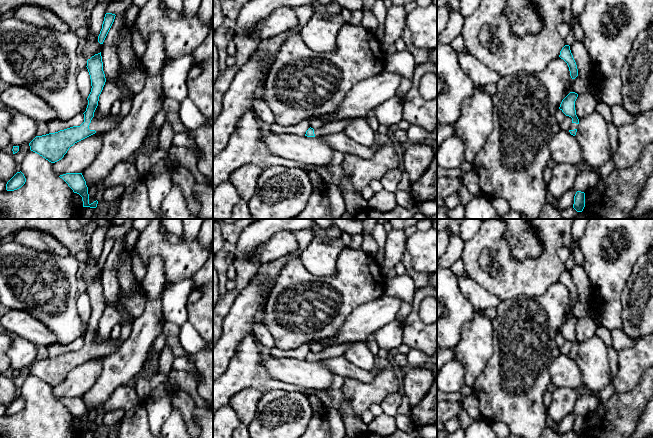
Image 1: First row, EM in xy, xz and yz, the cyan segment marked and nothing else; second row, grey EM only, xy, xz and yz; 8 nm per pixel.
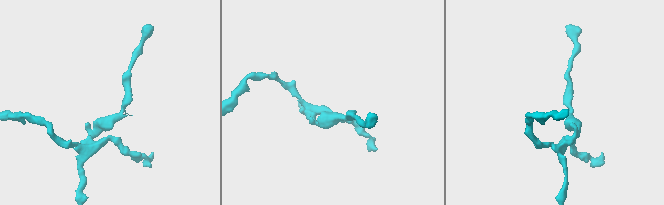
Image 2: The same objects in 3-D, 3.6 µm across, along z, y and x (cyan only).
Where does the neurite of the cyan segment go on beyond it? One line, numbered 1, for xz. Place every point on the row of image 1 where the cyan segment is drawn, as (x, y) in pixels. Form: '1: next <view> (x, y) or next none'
1: next xz (337, 126)

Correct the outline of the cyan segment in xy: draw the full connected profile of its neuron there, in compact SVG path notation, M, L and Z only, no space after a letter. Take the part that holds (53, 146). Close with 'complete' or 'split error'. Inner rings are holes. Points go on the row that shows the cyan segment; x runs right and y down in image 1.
M101 52L87 60L87 69L91 79L91 92L87 98L88 105L84 114L84 122L80 126L73 126L55 133L36 136L30 143L30 150L39 154L51 163L61 160L69 148L75 143L95 134L105 133L116 128L121 119L118 115L93 120L98 106L99 96L106 82L103 71Z; split error

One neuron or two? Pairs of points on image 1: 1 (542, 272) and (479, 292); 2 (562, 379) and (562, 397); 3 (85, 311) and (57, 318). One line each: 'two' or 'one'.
1: two
2: two
3: two

